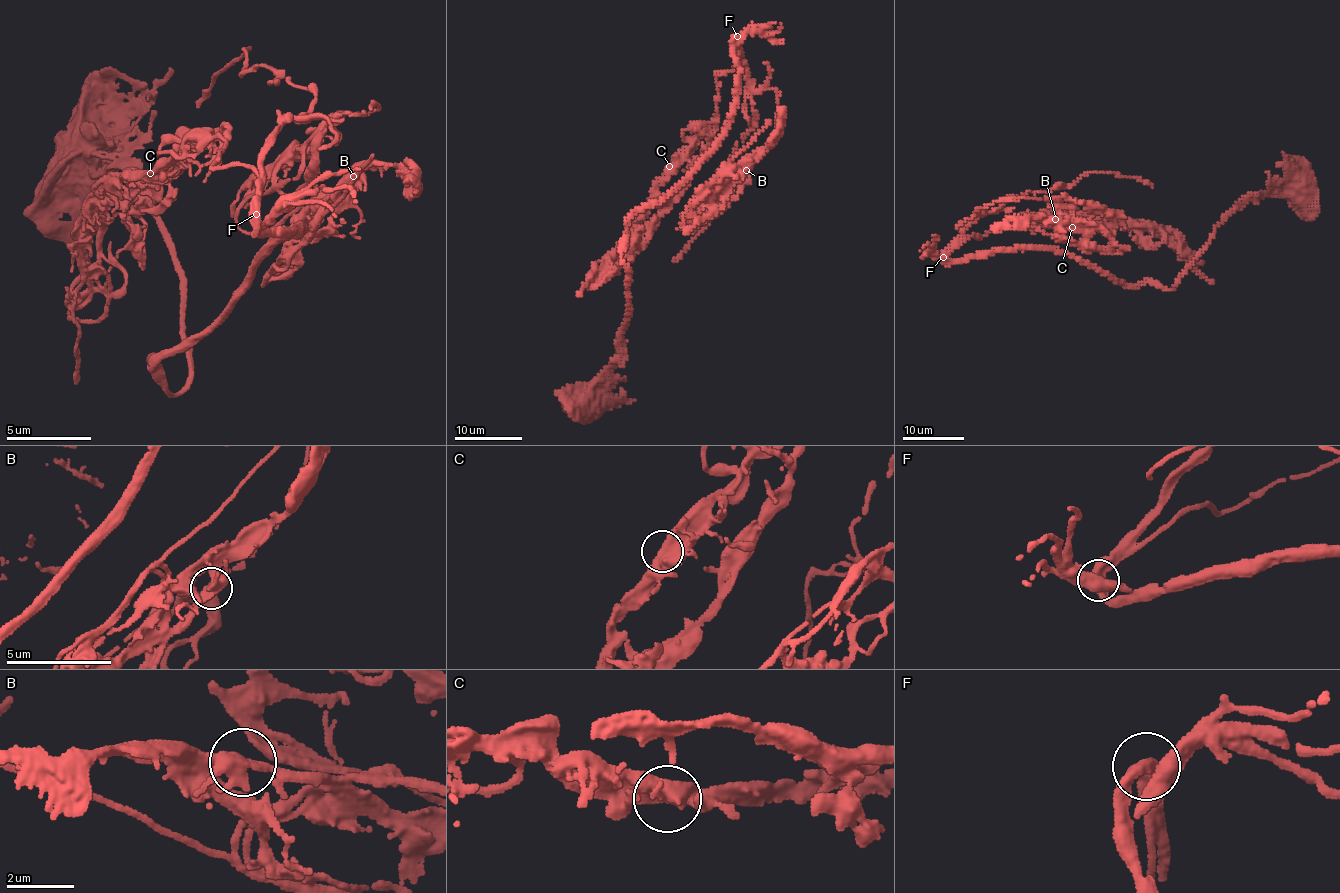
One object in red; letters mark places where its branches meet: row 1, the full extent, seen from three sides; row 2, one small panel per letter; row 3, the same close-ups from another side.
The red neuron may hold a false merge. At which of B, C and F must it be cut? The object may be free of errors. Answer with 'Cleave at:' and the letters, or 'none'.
Cleave at: none

